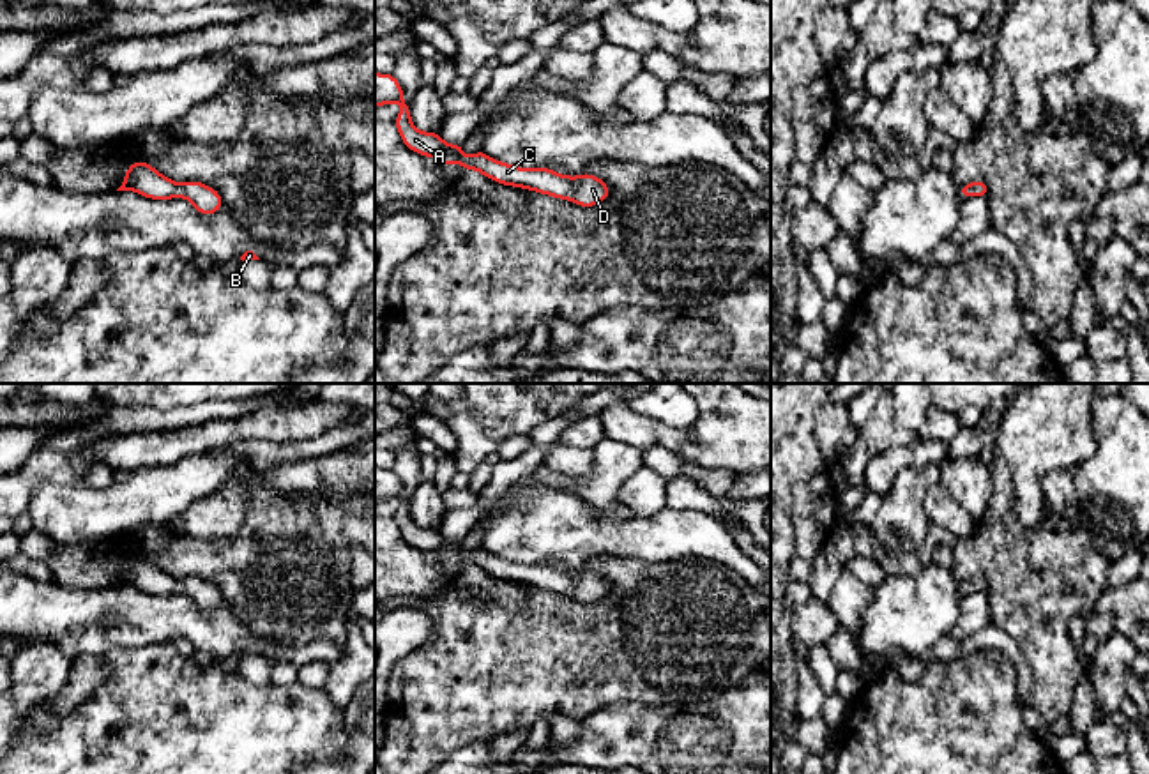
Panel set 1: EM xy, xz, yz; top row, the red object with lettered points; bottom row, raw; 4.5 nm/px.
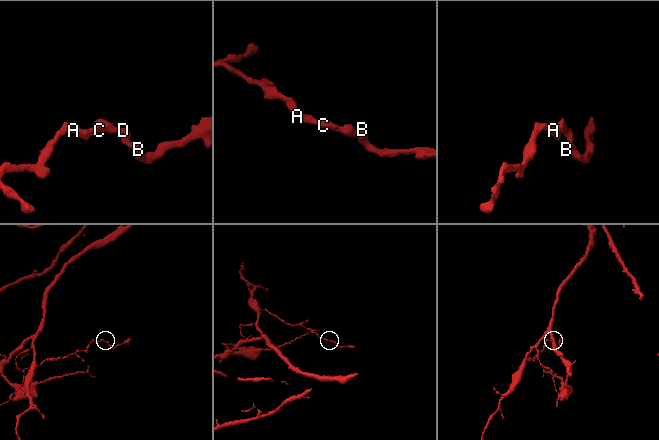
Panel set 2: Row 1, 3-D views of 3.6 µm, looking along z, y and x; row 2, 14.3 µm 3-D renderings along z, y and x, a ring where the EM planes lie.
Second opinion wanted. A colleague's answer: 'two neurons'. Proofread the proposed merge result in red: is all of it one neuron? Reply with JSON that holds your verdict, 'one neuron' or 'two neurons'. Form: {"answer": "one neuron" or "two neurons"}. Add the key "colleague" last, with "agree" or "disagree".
{"answer": "one neuron", "colleague": "disagree"}

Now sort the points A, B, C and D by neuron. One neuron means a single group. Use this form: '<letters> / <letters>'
A B C D

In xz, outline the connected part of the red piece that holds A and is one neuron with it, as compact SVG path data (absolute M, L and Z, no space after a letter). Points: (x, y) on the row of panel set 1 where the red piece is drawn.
M375 72L375 104L399 102L401 111L394 124L403 143L421 154L431 156L442 166L460 163L463 170L477 170L484 177L514 187L532 189L562 200L571 200L580 207L592 207L608 198L610 187L594 175L582 173L576 178L559 175L550 168L516 168L488 157L483 150L463 159L463 145L447 145L438 133L421 133L410 122L410 106L403 101L403 90L392 74Z

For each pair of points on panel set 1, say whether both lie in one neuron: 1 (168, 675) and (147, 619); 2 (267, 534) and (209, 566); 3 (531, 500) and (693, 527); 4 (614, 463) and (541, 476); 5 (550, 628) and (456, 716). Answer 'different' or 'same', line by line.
1: different
2: same
3: same
4: same
5: same

